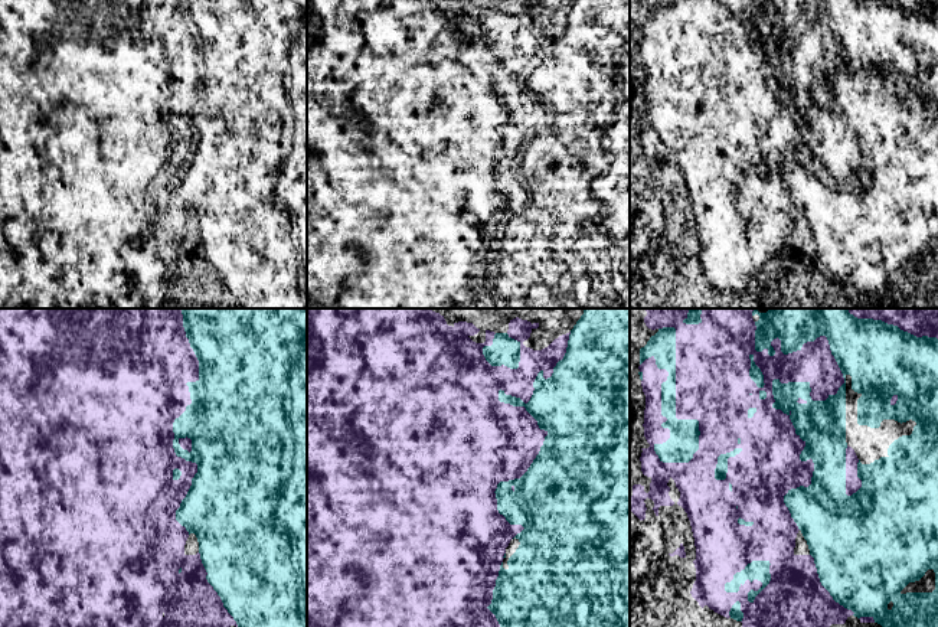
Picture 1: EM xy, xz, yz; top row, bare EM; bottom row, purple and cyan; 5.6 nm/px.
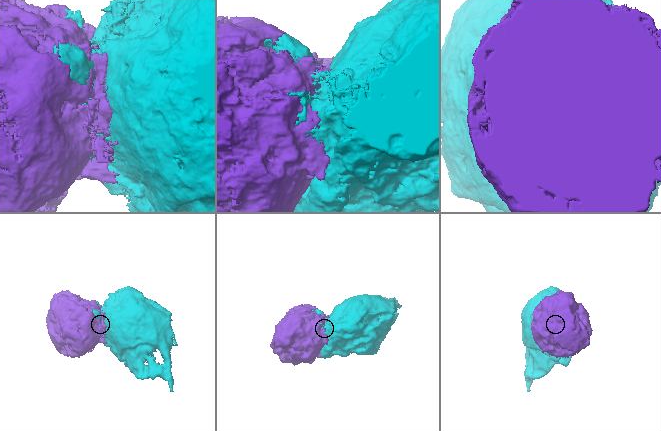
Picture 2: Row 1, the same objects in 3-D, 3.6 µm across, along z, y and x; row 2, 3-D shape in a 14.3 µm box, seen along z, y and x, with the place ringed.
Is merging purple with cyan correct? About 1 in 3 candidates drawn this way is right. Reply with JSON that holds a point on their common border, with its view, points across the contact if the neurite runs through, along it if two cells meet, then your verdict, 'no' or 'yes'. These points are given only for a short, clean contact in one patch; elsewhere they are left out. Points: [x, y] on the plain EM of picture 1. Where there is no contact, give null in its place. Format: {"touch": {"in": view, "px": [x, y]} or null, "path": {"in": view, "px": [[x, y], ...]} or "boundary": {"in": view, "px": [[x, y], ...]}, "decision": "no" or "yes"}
{"touch": {"in": "yz", "px": [810, 62]}, "decision": "no"}

